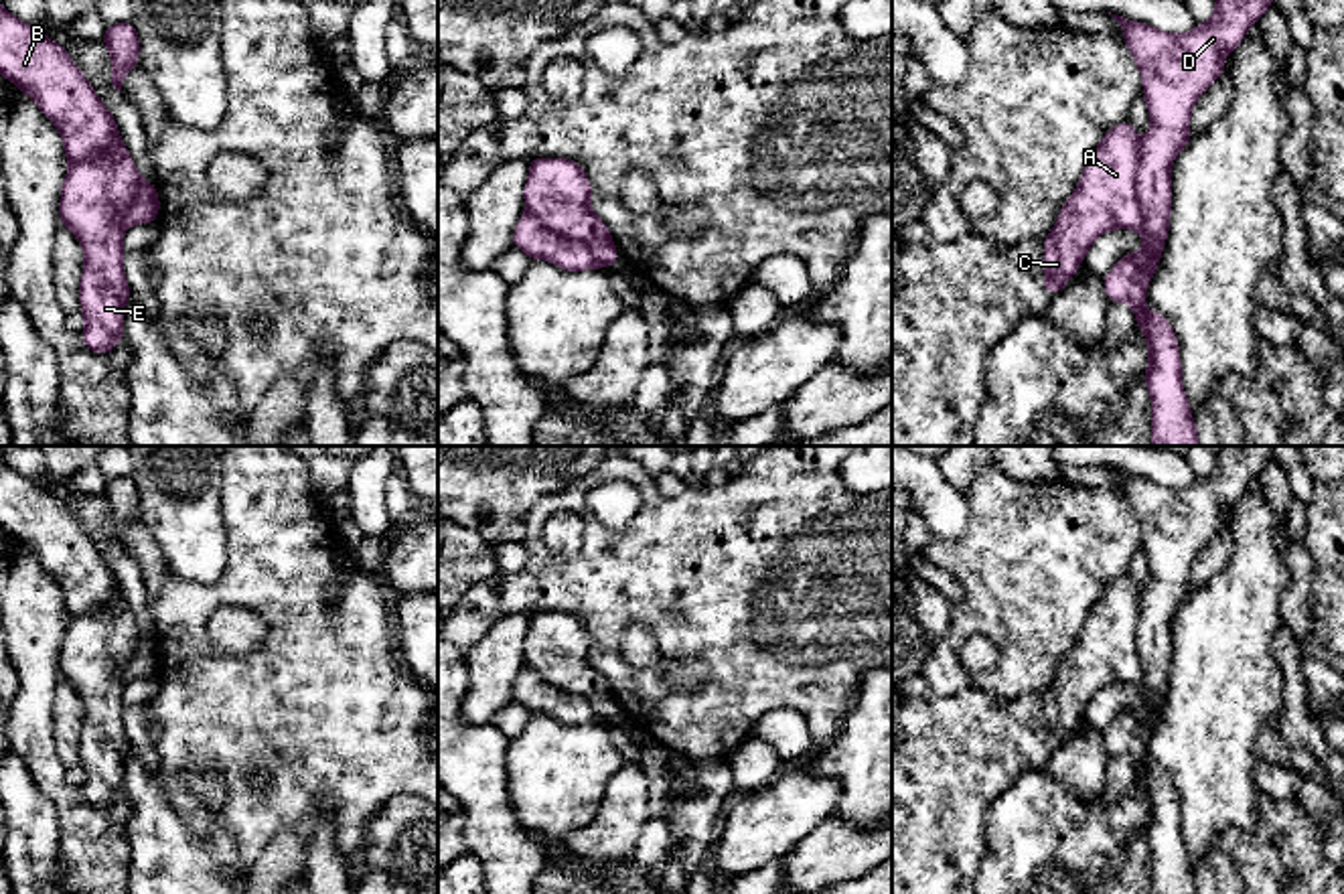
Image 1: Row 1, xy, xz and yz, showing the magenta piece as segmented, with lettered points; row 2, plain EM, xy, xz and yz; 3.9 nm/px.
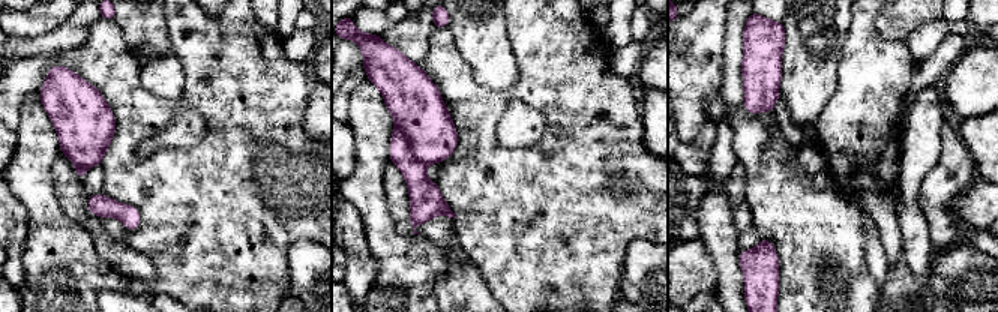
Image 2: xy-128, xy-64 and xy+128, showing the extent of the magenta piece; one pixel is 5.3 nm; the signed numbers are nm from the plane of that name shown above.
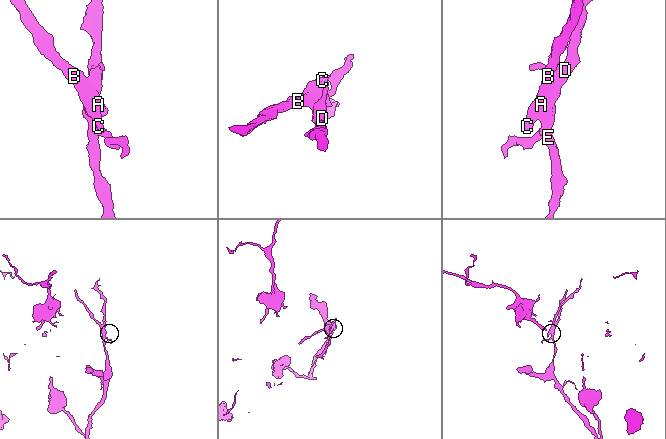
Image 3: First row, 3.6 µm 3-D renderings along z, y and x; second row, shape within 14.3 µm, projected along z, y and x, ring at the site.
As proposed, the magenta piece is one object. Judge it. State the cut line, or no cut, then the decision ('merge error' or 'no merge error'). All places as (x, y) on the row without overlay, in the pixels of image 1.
cut in yz along (1142, 594), (1136, 625), (1136, 653), (1142, 667), (1138, 684); merge error

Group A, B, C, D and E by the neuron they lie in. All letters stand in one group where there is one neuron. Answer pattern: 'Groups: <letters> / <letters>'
Groups: A B C / D E

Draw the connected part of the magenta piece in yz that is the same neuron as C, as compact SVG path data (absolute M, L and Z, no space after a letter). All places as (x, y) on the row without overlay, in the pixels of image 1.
M1131 576L1109 584L1093 604L1076 645L1062 659L1054 683L1044 691L1044 744L1054 750L1080 722L1093 695L1113 683L1139 683L1141 659L1135 624L1141 594Z

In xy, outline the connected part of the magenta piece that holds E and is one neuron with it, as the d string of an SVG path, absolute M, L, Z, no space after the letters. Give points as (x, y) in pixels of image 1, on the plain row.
M120 592L95 612L69 618L61 645L61 679L81 697L85 722L79 736L81 793L97 809L109 807L124 785L124 762L132 748L124 730L120 669L140 637L138 622Z

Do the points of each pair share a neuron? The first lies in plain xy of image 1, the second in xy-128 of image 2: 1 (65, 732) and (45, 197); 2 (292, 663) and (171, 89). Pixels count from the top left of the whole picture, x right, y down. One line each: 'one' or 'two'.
1: two
2: two

